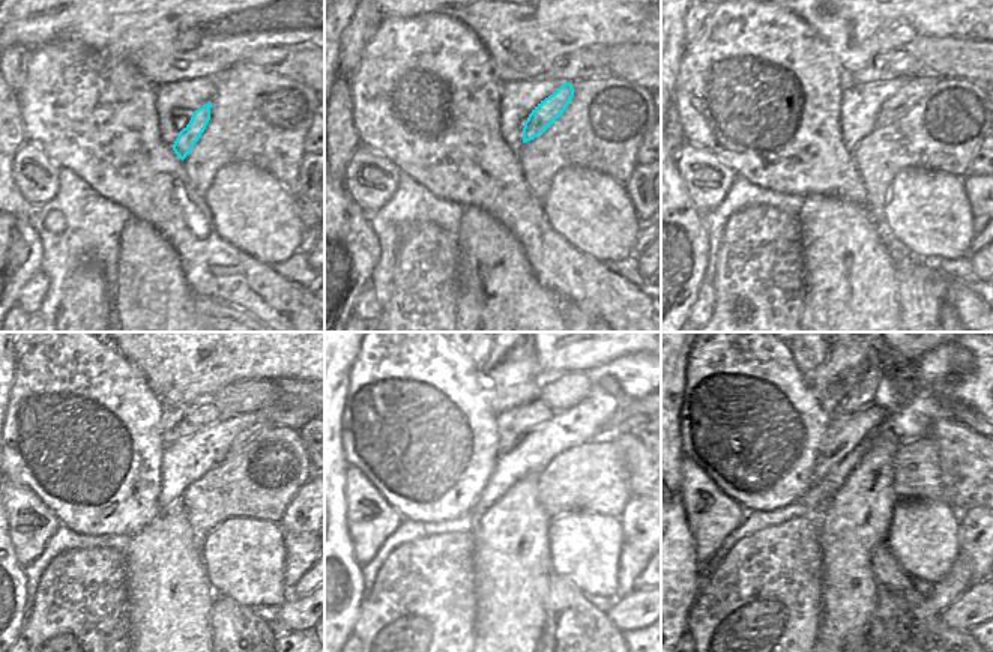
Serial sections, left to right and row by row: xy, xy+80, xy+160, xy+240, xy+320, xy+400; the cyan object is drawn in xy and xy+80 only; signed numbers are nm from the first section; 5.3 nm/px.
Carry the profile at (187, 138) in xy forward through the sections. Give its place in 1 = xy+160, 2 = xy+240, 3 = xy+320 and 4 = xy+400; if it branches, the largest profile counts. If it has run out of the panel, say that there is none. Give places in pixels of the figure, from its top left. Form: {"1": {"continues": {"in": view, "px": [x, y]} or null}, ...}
{"1": {"continues": {"in": "xy+160", "px": [917, 87]}}, "2": {"continues": {"in": "xy+240", "px": [293, 412]}}, "3": {"continues": {"in": "xy+320", "px": [630, 412]}}, "4": {"continues": null}}

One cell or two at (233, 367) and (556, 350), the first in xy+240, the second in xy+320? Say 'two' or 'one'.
one

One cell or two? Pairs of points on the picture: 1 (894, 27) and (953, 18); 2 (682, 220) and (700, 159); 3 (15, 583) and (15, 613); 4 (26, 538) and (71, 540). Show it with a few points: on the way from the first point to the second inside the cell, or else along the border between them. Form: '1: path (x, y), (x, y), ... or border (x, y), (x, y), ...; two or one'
1: path (909, 18), (938, 18); one
2: border (676, 167), (687, 197), (702, 215); two
3: path (15, 591), (15, 606); one
4: border (60, 525), (44, 549), (26, 565); two

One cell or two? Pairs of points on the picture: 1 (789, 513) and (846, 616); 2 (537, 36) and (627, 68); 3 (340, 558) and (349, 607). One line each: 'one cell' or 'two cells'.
1: two cells
2: two cells
3: one cell

